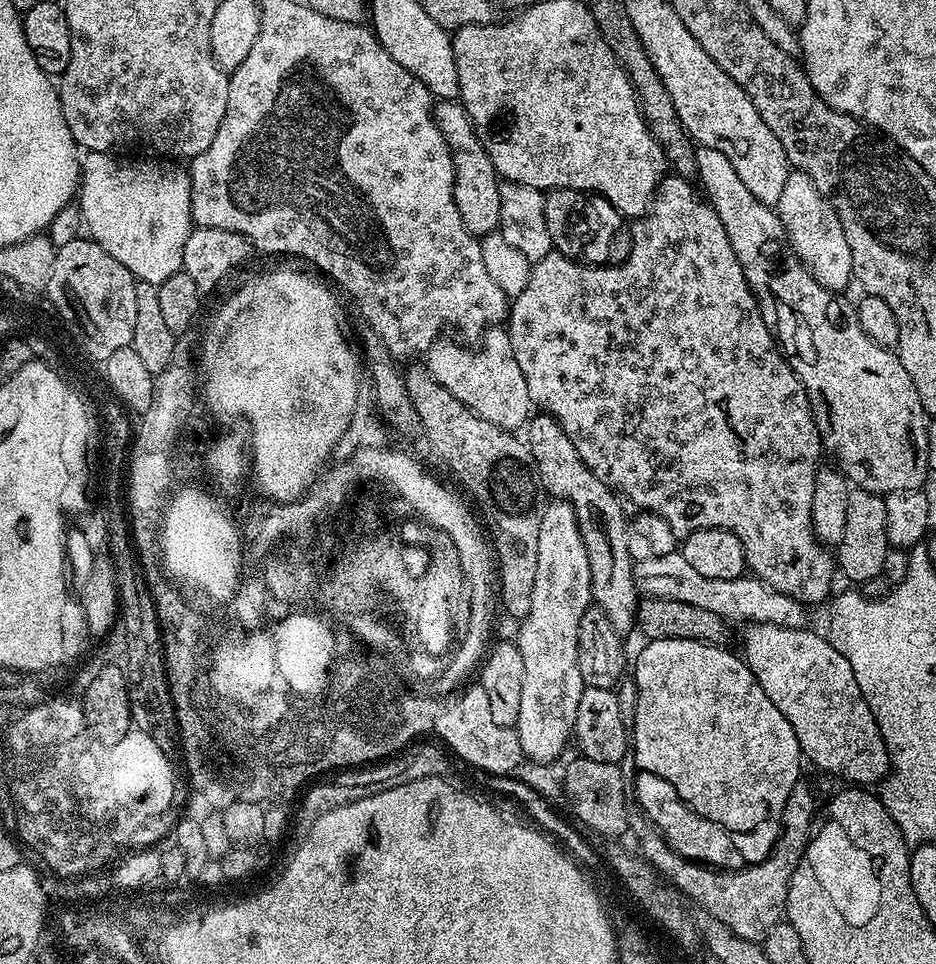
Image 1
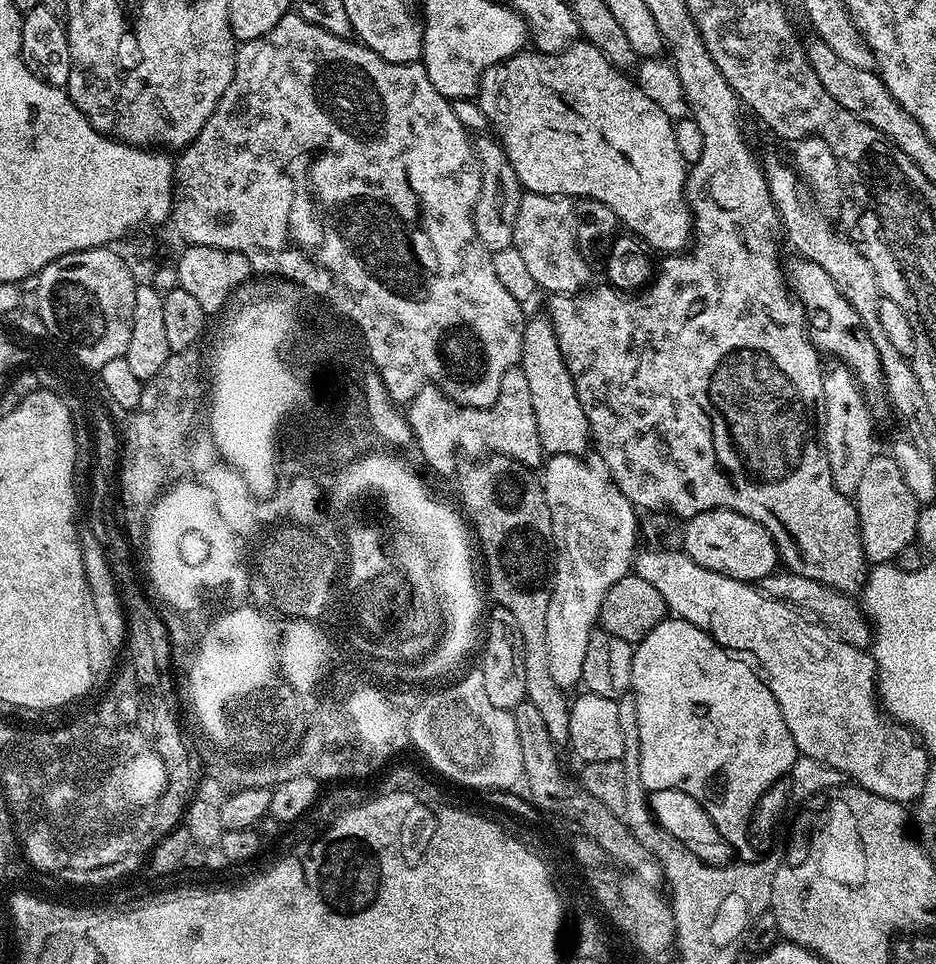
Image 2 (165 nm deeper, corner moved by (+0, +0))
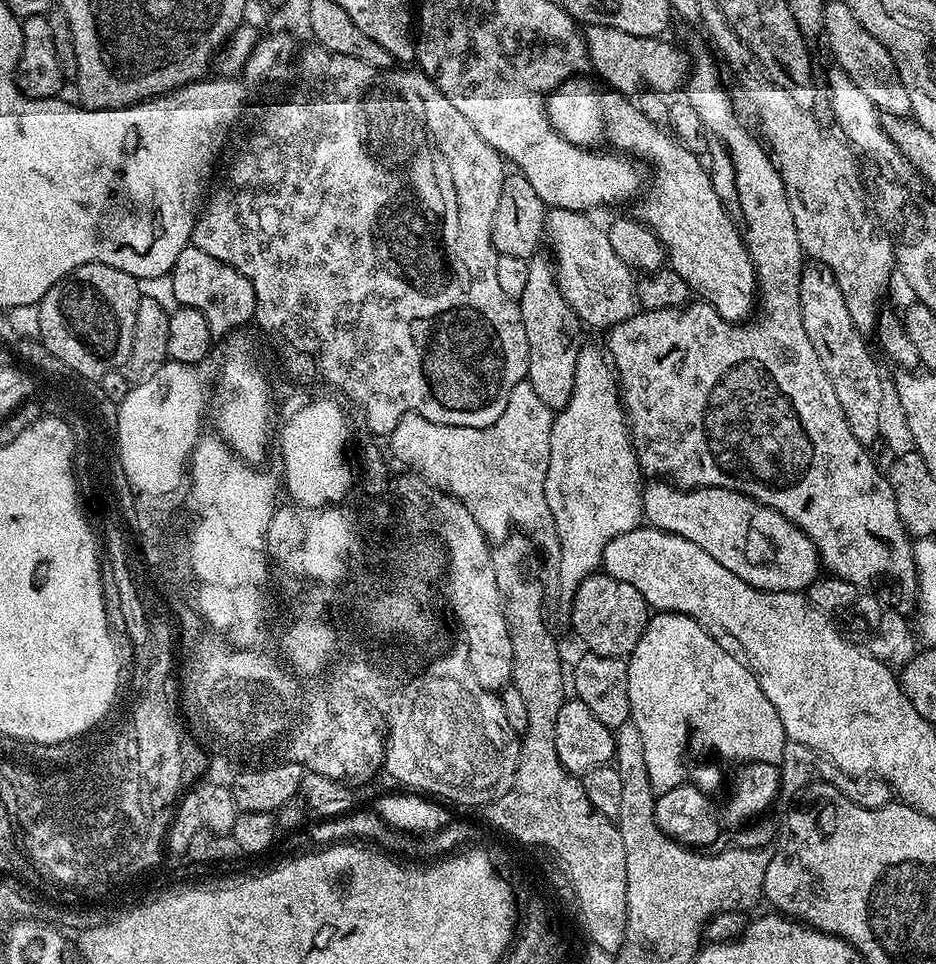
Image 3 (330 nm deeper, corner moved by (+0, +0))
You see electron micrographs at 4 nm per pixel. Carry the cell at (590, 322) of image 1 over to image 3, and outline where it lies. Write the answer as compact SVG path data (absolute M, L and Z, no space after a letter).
M711 51L691 53L690 56L690 71L686 77L686 100L690 106L694 106L695 113L698 114L698 119L702 121L702 126L706 126L706 142L708 143L708 150L706 153L706 167L712 174L712 181L714 182L714 190L718 194L718 198L724 204L724 208L730 213L738 217L738 227L744 237L744 245L752 259L752 265L756 268L756 283L758 285L758 316L760 312L760 324L752 324L753 322L733 322L722 318L717 314L710 305L703 302L689 302L683 306L675 308L649 308L647 310L637 311L636 315L630 317L626 322L616 324L613 328L607 329L606 336L608 336L608 344L606 343L606 351L609 360L612 361L612 366L616 370L616 378L620 385L620 400L624 404L624 415L628 417L628 435L632 437L632 448L636 451L636 461L640 463L640 471L645 477L659 478L667 480L676 485L677 488L725 488L726 490L734 490L746 494L750 498L754 498L759 504L770 506L774 510L778 510L778 514L782 514L790 522L794 522L794 526L798 526L806 534L806 538L810 538L810 542L814 542L816 553L820 555L820 563L825 569L828 568L833 577L850 582L854 586L863 588L865 590L876 590L880 583L884 583L886 587L892 588L895 584L900 584L900 592L883 592L879 593L880 601L883 604L891 604L893 606L904 606L900 604L915 605L918 600L918 593L920 590L920 577L916 575L916 563L914 562L914 554L912 553L913 541L910 539L907 532L904 530L904 523L898 514L898 502L894 498L894 490L892 484L886 479L885 473L876 469L876 464L872 461L872 456L865 445L858 442L858 438L854 438L854 434L850 434L850 426L846 422L846 418L842 414L842 406L838 406L838 394L834 394L834 386L830 386L830 378L826 378L826 370L822 370L822 362L818 362L818 353L814 351L814 346L810 342L810 337L806 334L806 326L802 326L802 306L800 305L800 275L806 267L806 257L802 246L799 245L798 233L794 226L794 217L790 212L790 203L787 201L786 190L783 186L783 180L780 177L780 169L774 163L773 157L766 151L765 145L755 140L750 133L744 129L744 124L740 121L740 116L736 113L736 108L732 105L732 100L728 97L728 92L724 89L724 84L720 81L721 65L718 63L717 57Z

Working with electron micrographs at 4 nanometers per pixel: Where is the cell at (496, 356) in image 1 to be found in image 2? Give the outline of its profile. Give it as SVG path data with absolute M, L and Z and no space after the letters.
M519 366L506 370L502 378L502 390L498 398L488 408L464 408L461 404L454 403L440 388L431 386L420 388L418 394L408 401L406 415L415 447L420 447L424 460L436 472L448 476L457 471L456 451L461 448L464 452L472 454L499 454L509 456L519 464L536 466L545 459L546 453L542 442L538 438L538 421L534 419L534 406L530 399L530 382L526 382L526 374L522 374Z

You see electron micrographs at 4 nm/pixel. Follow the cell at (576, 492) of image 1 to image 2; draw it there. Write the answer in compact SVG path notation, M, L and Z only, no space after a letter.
M529 315L525 319L518 366L522 374L526 374L526 382L530 382L530 399L534 406L534 419L538 421L538 438L545 453L584 456L589 451L587 448L590 448L586 410L582 410L582 402L578 402L574 378L570 370L566 370L566 362L562 358L562 350L554 334L554 326L547 315Z

